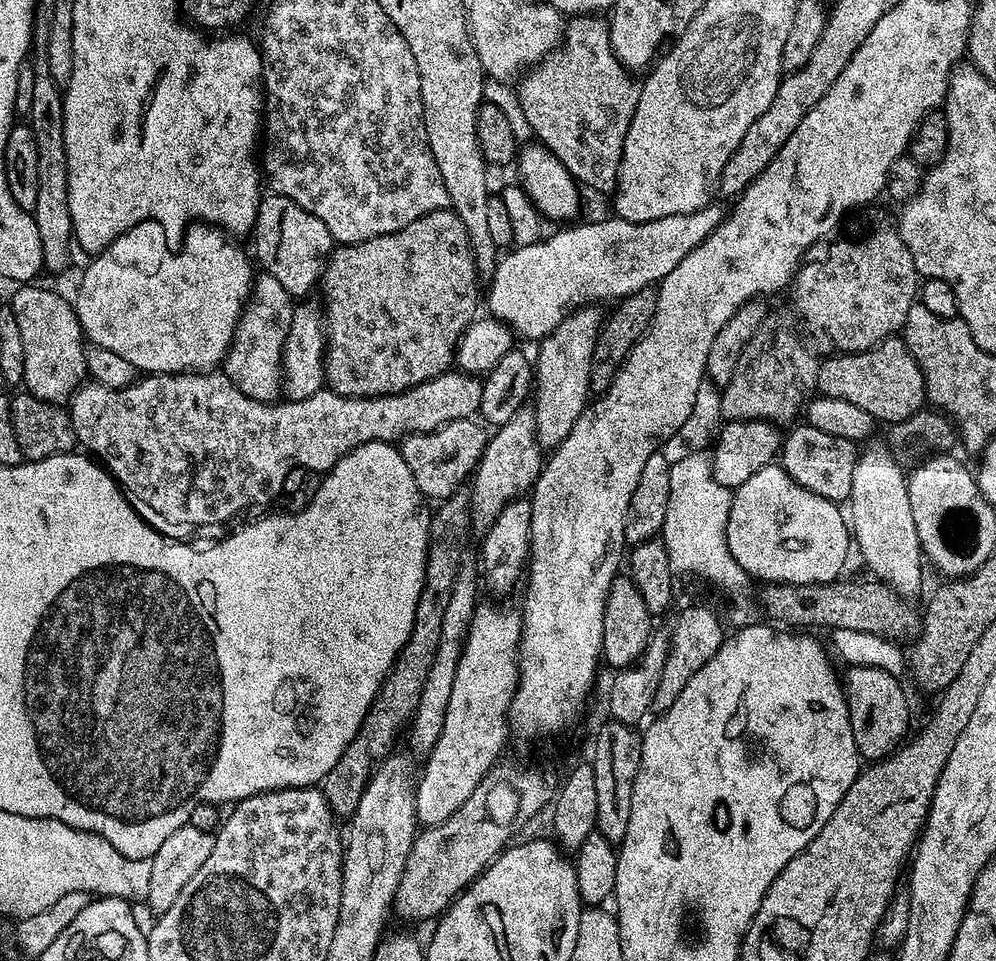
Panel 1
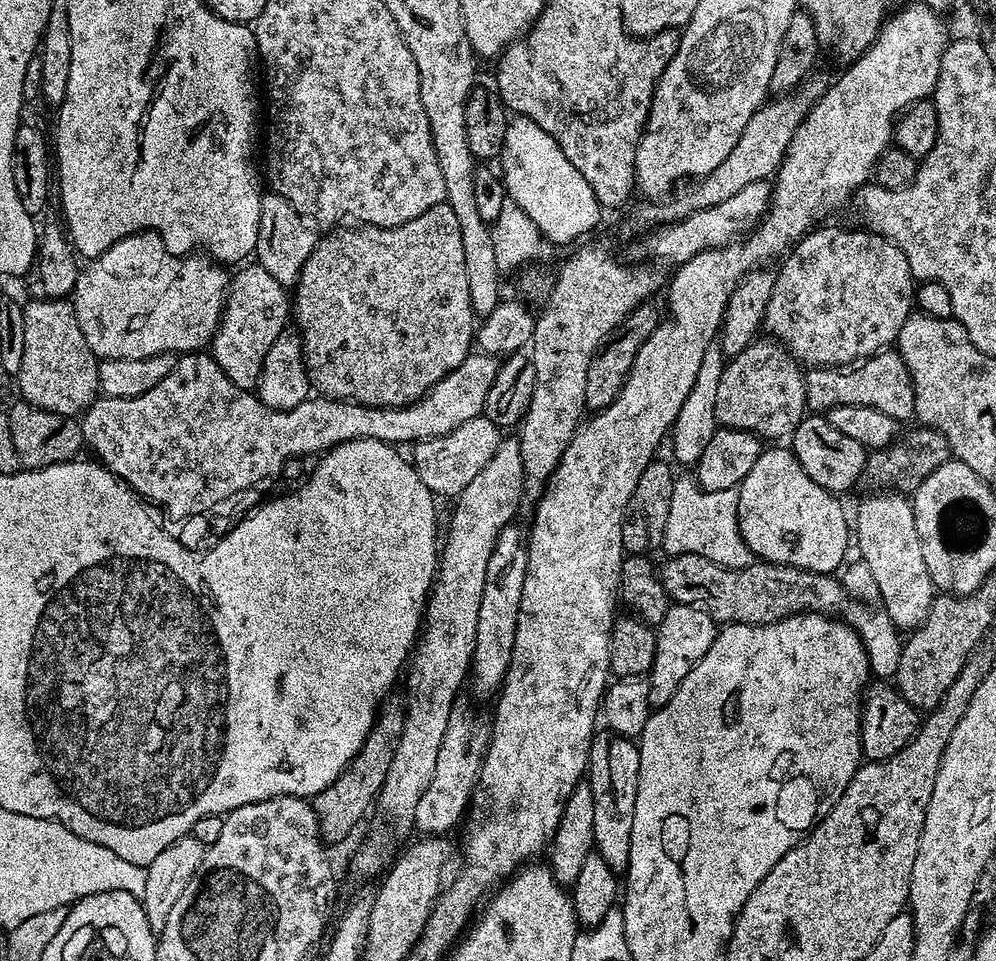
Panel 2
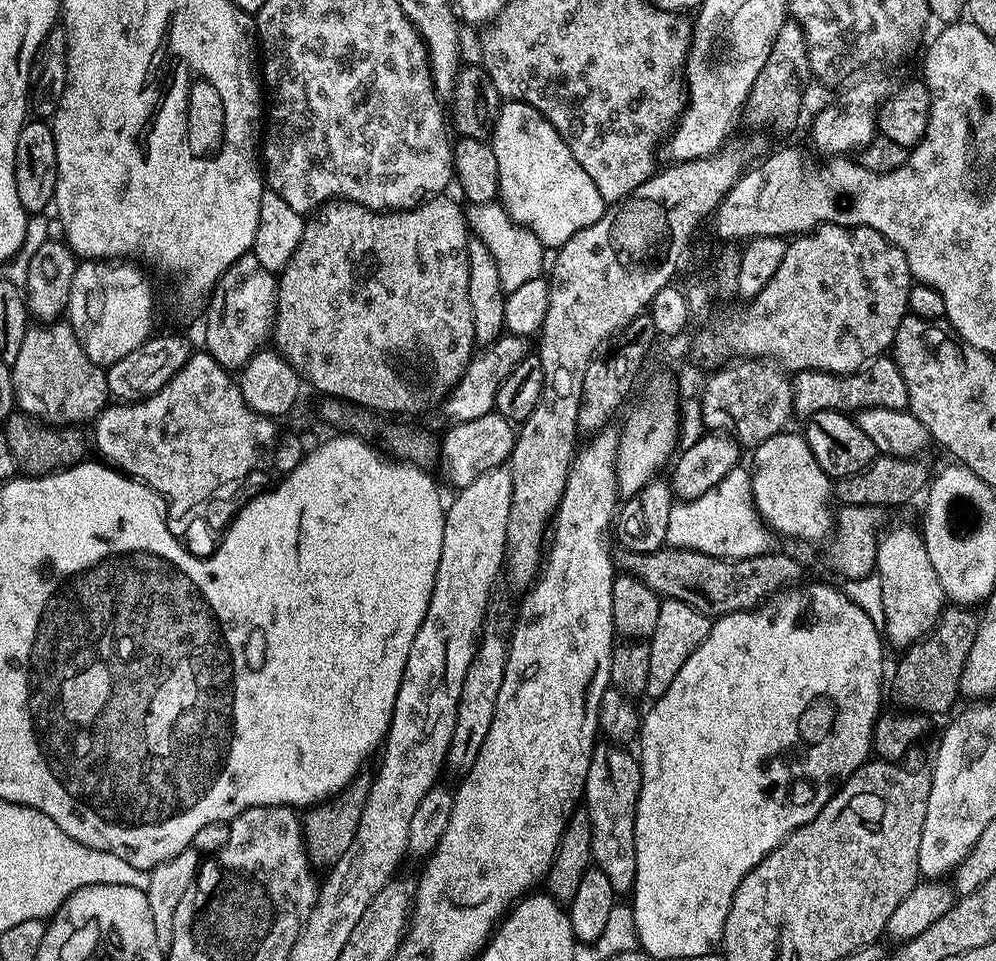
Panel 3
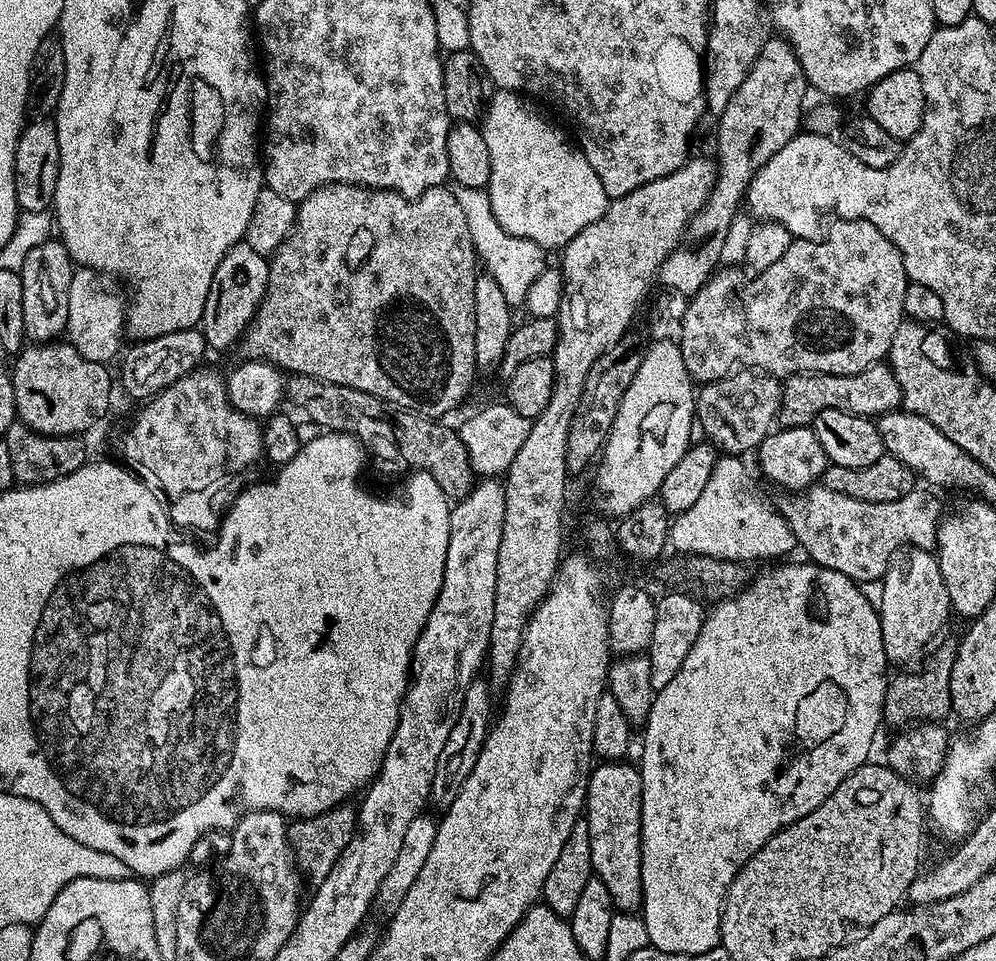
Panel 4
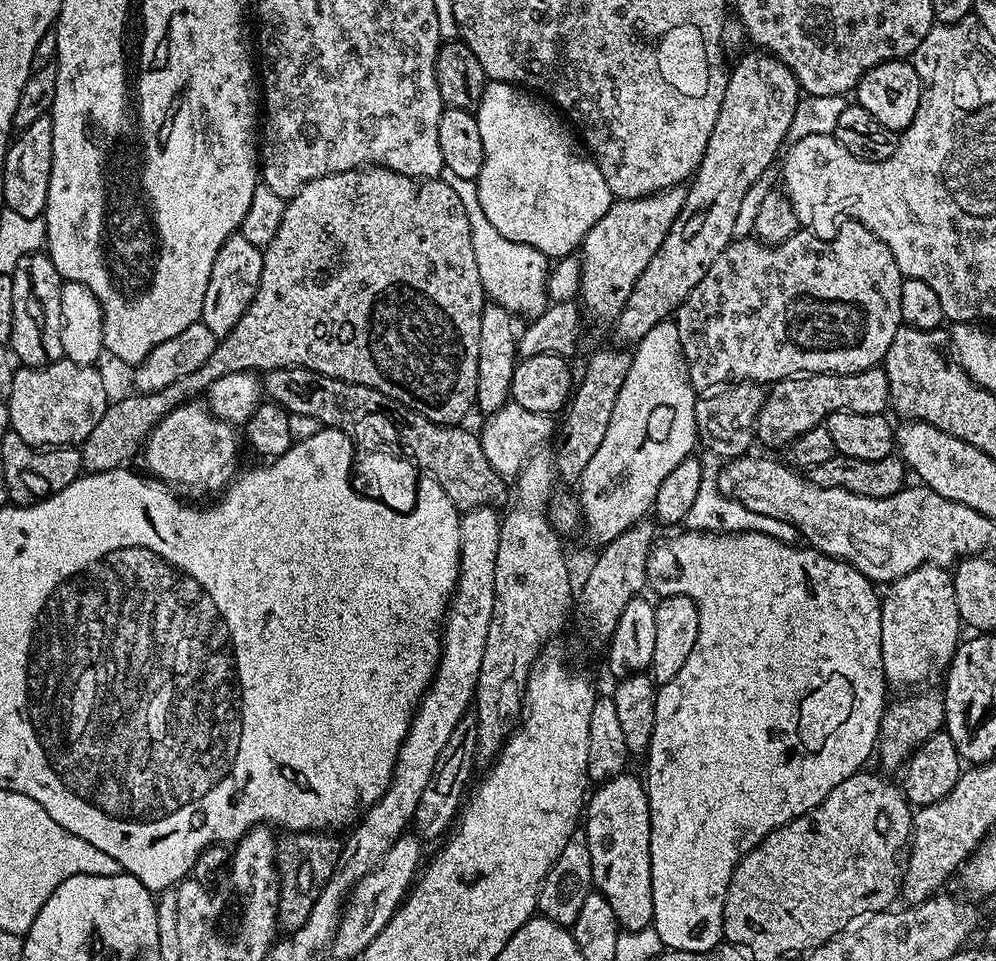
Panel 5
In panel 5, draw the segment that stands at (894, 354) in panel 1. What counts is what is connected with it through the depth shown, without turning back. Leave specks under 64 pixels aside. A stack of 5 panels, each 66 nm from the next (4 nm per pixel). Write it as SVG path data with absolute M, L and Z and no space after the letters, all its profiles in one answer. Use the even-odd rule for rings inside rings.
M883 367L867 368L851 376L831 374L801 374L787 380L777 380L767 389L760 413L756 416L755 439L772 448L791 445L812 427L823 425L830 414L858 410L862 414L881 414L889 407L888 379Z

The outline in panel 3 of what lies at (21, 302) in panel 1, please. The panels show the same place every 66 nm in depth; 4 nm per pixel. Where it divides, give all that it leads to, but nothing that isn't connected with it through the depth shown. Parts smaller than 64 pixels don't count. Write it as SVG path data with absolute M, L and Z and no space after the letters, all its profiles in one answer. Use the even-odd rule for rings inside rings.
M67 322L33 323L24 335L22 350L18 350L11 369L15 407L43 424L87 425L95 421L110 400L105 369L86 358L86 350L82 350Z

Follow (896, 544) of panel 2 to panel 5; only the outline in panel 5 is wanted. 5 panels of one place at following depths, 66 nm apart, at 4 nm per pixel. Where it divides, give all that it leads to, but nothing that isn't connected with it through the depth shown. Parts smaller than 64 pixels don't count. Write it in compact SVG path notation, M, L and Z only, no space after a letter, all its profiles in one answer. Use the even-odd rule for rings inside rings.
M923 564L921 568L910 570L910 574L893 580L883 593L880 613L882 614L882 666L884 679L889 685L920 686L925 683L923 680L936 675L939 677L947 669L952 655L956 653L956 647L962 642L962 635L960 636L962 621L958 614L958 602L954 600L952 572L947 567Z

